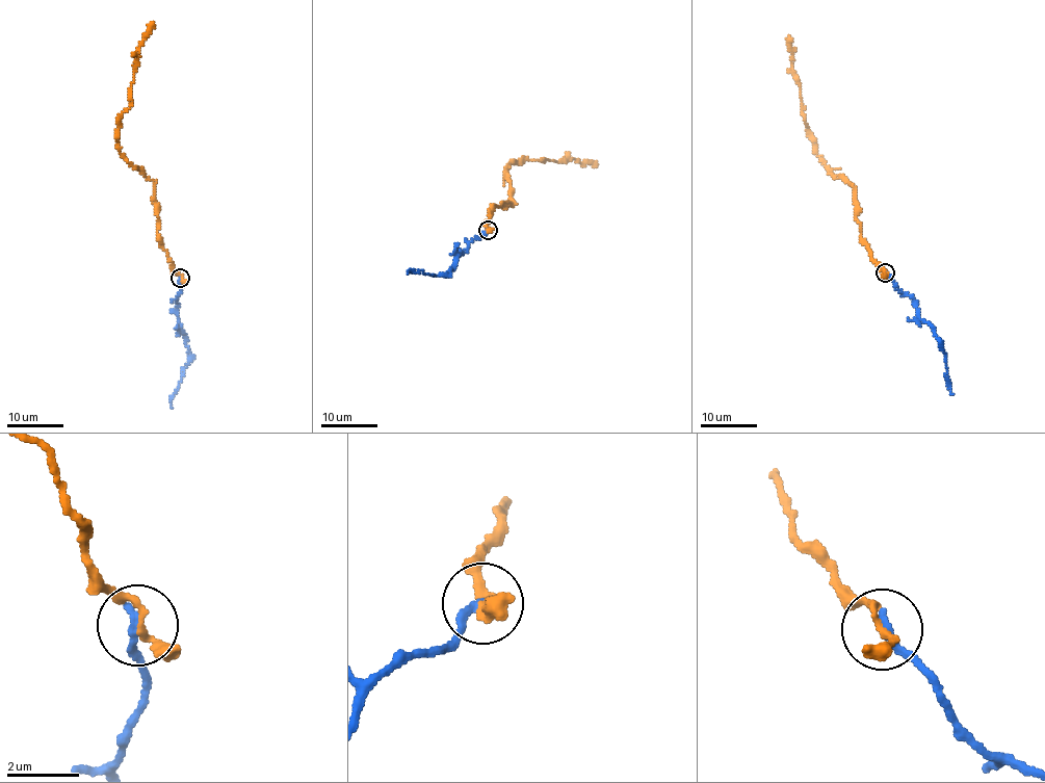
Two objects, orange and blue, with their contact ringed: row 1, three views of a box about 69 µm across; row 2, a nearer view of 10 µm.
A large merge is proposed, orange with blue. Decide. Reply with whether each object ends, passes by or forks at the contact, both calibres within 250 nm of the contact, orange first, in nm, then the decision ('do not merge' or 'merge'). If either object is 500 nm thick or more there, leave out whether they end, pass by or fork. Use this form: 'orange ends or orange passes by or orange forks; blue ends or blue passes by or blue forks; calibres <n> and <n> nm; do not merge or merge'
orange passes by; blue ends; calibres 150 and 260 nm; merge

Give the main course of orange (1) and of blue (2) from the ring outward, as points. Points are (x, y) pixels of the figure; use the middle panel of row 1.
1: (488, 230), (493, 206), (514, 203), (505, 171), (511, 163), (526, 159), (557, 162), (572, 158), (597, 163)
2: (488, 230), (463, 253), (455, 255), (454, 264), (447, 273), (408, 272)

